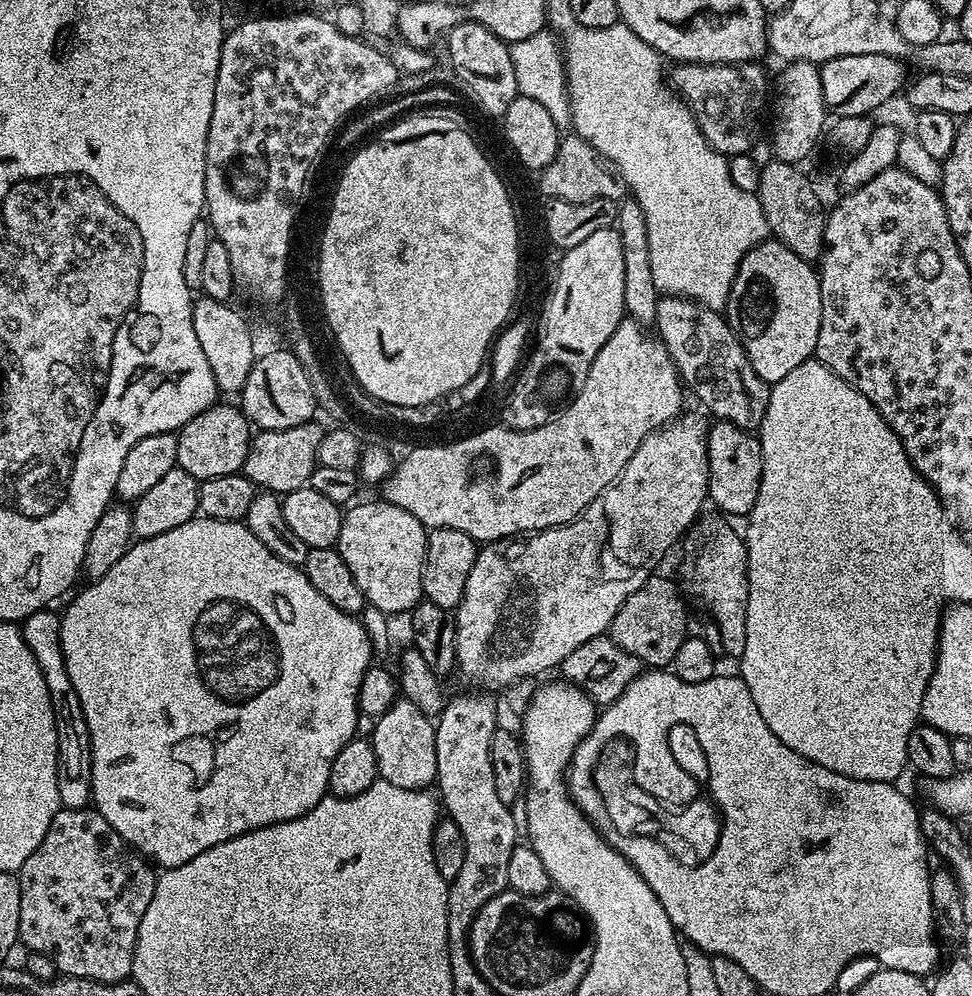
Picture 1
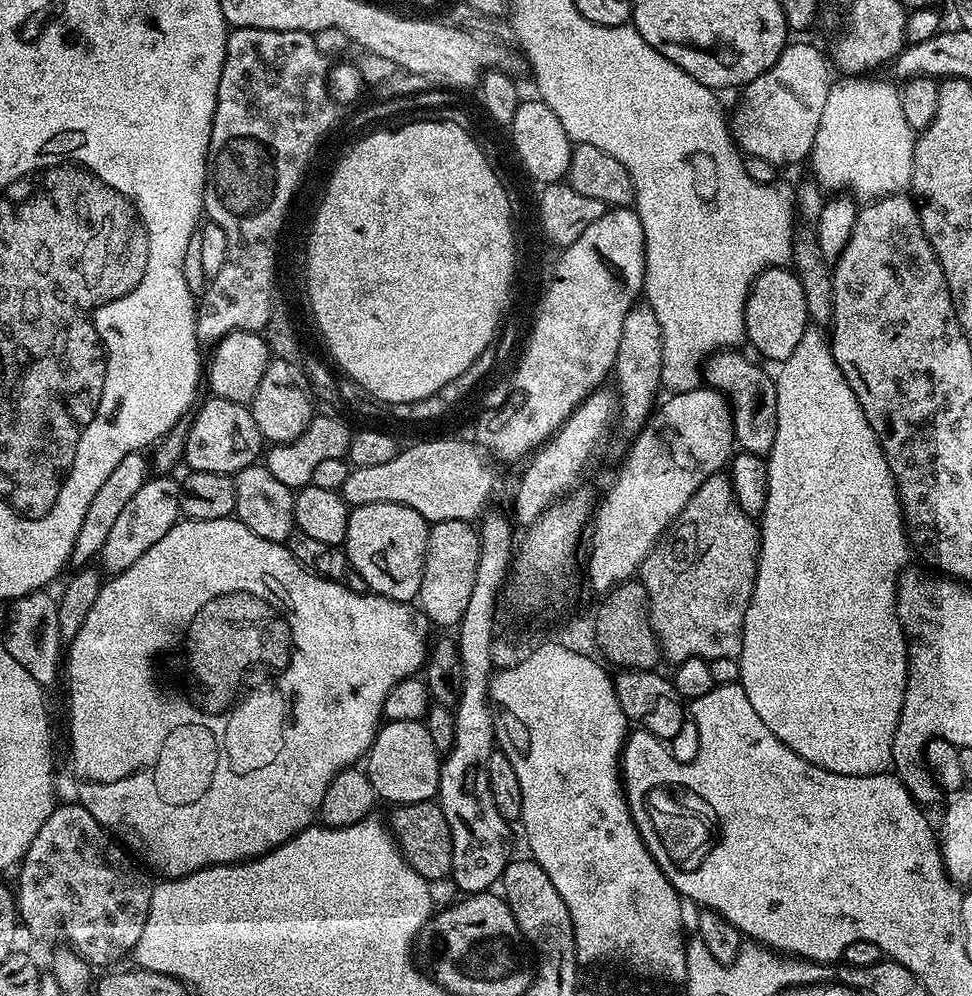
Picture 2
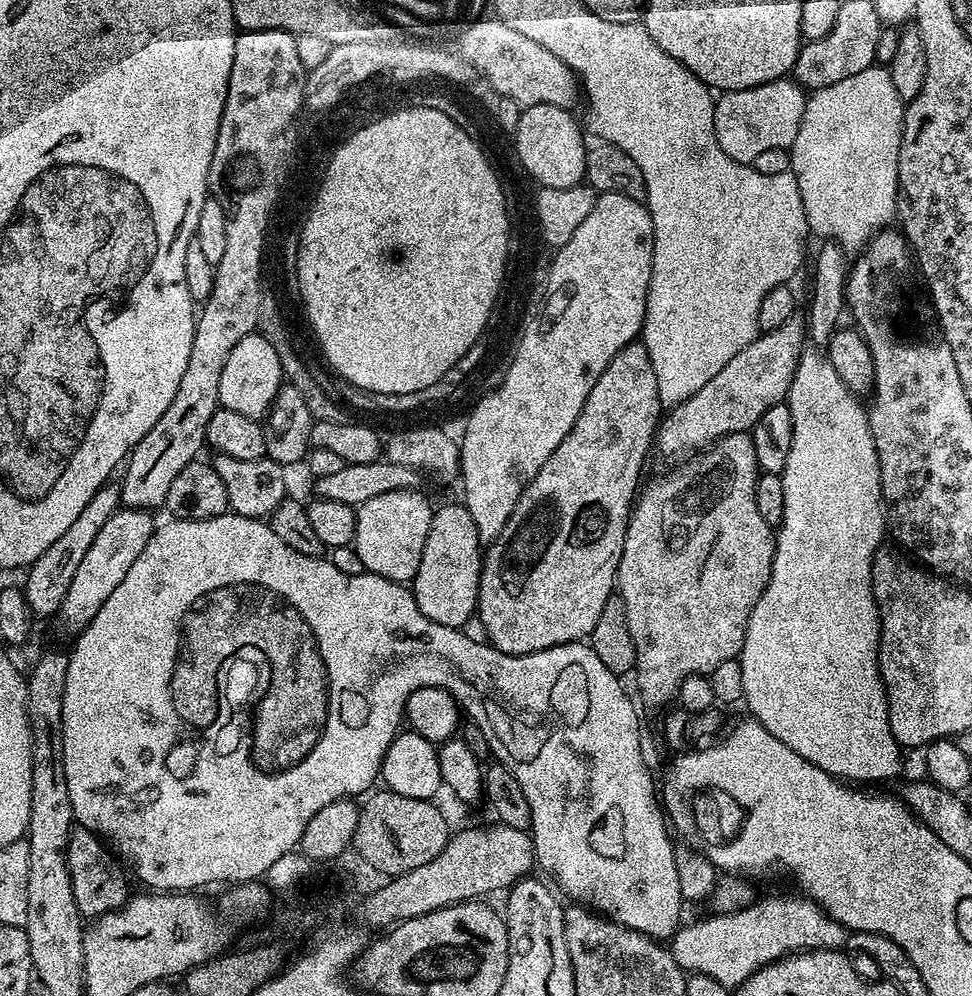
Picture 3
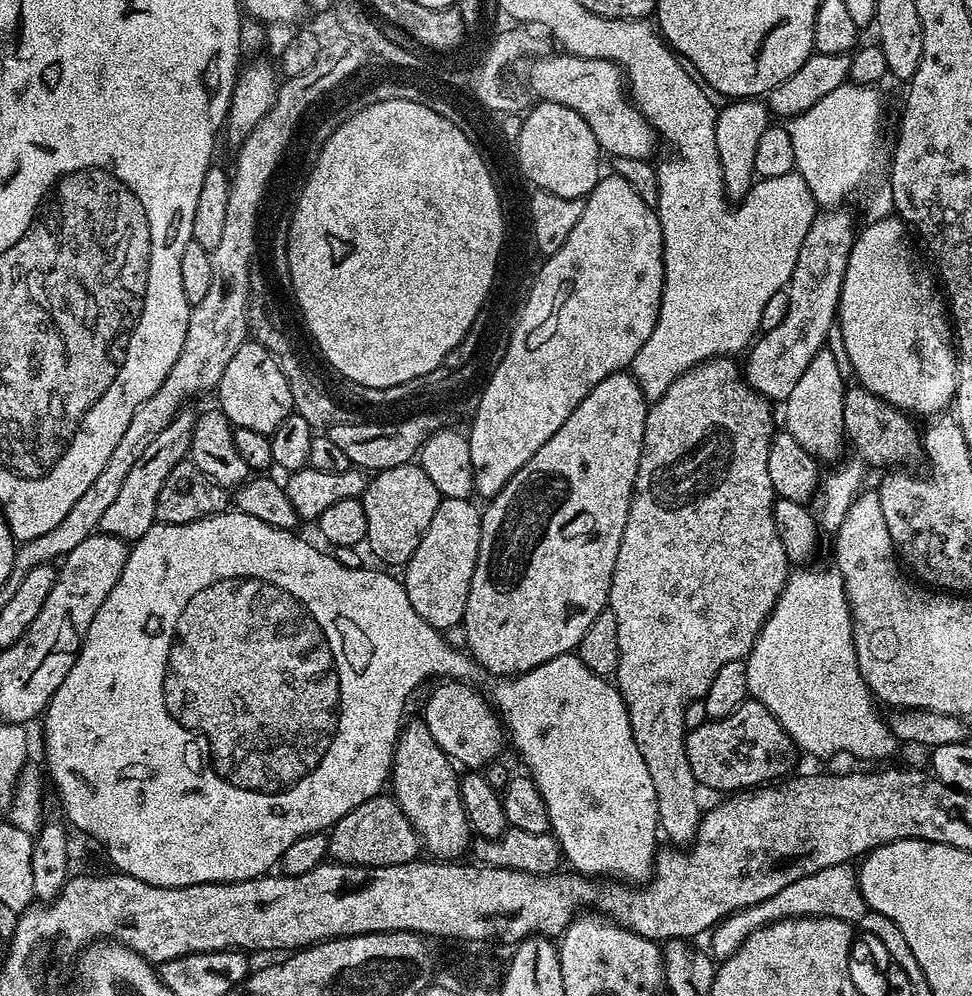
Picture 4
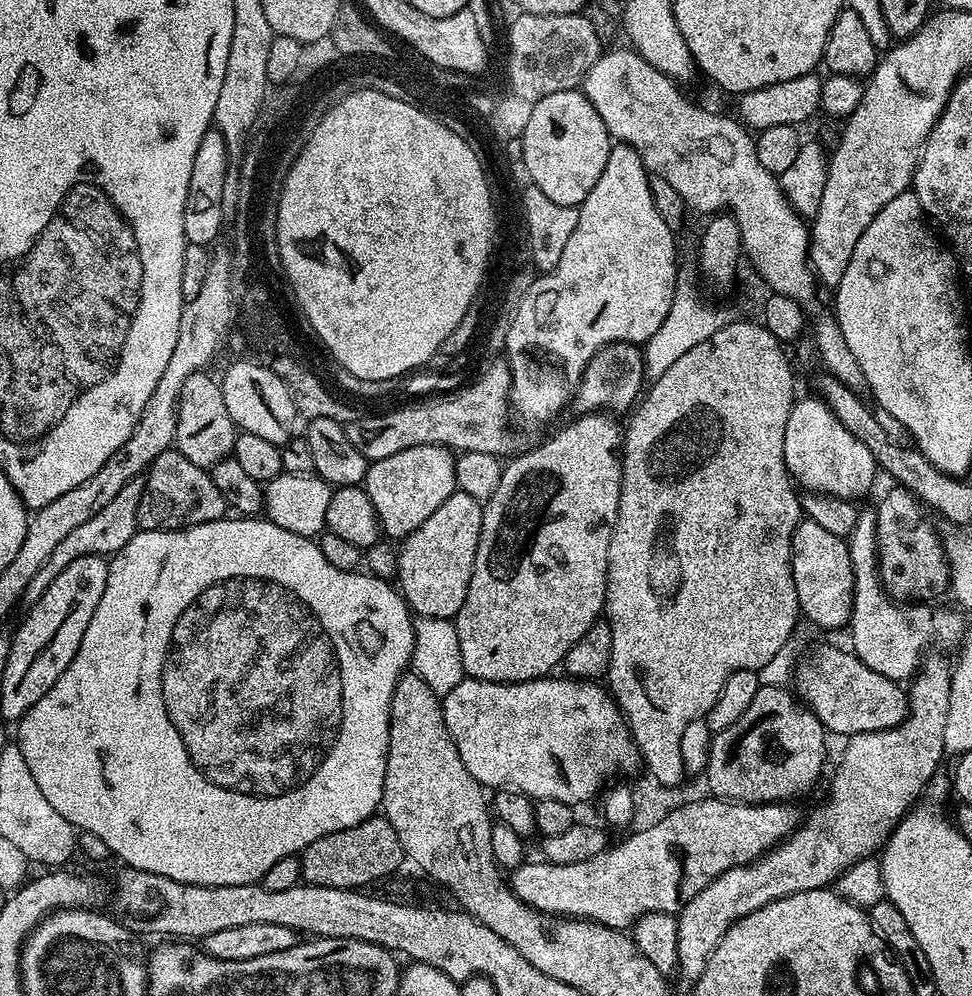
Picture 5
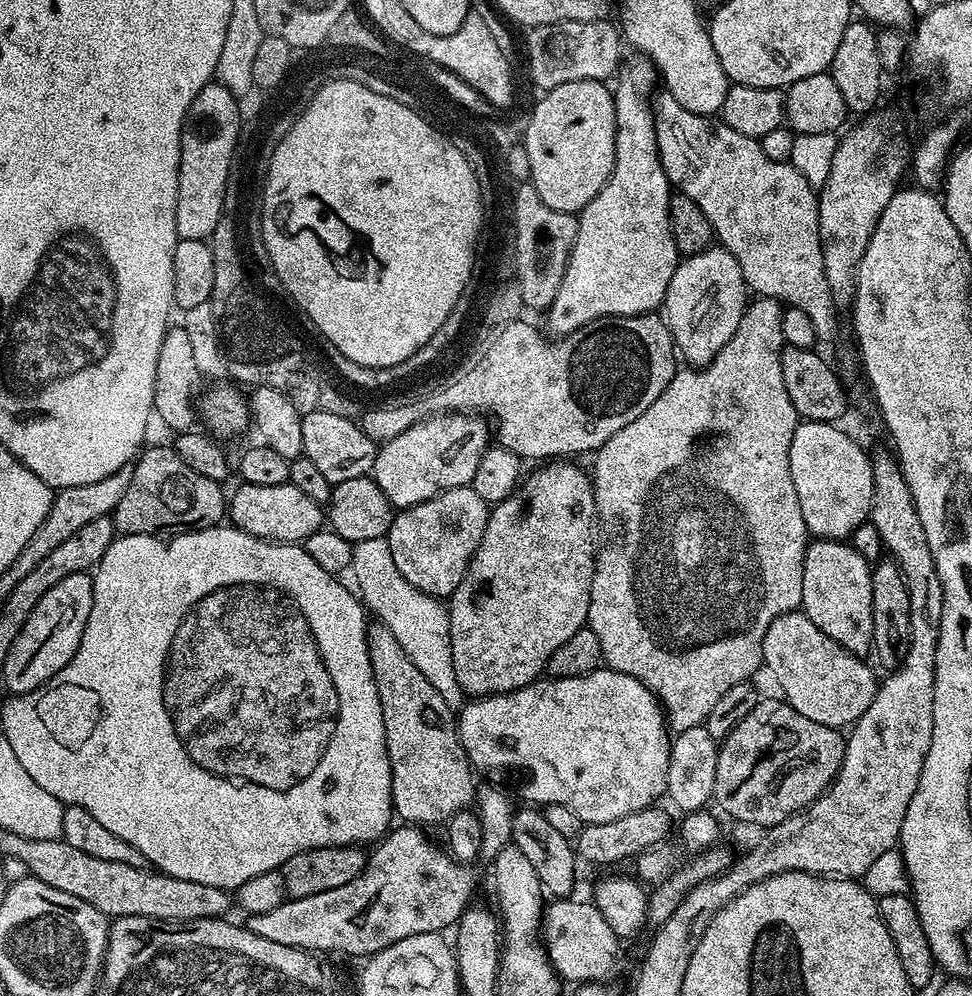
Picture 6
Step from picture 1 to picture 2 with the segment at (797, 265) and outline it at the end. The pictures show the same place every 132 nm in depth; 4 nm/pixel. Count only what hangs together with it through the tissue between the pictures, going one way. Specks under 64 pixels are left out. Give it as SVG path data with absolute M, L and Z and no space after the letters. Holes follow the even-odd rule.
M791 267L767 268L752 284L744 307L744 335L768 360L782 362L794 354L802 334L810 327L806 294L799 275Z

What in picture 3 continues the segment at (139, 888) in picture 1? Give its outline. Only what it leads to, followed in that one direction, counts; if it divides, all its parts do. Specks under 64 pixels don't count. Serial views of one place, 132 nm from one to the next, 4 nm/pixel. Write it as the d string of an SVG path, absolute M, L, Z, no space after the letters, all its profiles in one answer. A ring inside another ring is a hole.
M79 826L73 827L68 839L68 869L70 870L70 882L74 886L74 902L78 902L81 917L104 916L107 912L121 908L128 901L129 873L125 865L109 851L105 841L95 832Z

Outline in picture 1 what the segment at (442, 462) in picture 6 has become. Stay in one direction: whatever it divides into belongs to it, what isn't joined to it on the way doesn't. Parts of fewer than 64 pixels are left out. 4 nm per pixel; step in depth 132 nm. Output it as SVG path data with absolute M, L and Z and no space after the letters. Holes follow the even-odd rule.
M377 498L373 504L356 502L344 512L335 549L342 554L365 601L384 613L411 613L424 595L424 556L428 532L414 514Z

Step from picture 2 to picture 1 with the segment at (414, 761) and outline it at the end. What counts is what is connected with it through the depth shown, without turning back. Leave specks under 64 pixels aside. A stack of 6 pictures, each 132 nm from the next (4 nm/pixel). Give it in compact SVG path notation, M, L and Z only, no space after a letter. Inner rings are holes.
M403 698L397 699L388 708L386 714L377 717L375 728L370 733L370 739L374 746L375 761L378 764L377 775L392 786L402 789L418 789L423 791L435 783L437 774L437 744L435 723L431 717L425 716L410 701Z

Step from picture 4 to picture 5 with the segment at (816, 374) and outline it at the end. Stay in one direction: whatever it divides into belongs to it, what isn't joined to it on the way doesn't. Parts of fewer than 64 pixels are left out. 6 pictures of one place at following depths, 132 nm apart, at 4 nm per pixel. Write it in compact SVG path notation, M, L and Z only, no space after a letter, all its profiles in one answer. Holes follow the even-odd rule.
M819 397L797 399L786 420L783 457L788 473L807 491L814 494L856 500L874 482L878 467L868 448L848 432Z

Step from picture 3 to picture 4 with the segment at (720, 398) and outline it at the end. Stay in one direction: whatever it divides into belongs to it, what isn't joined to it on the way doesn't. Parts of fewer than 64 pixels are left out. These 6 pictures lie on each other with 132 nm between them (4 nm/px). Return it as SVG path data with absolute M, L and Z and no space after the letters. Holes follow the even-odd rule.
M842 210L817 211L810 230L806 230L806 238L802 241L802 250L798 250L798 262L794 262L794 274L788 279L788 305L786 318L774 326L774 330L763 333L747 349L748 361L743 361L742 375L748 382L748 387L755 390L759 396L764 396L769 402L783 402L798 383L798 378L806 371L806 366L820 350L829 343L828 335L833 335L834 325L840 311L840 295L842 282L846 278L846 262L850 258L850 250L856 241L857 225L852 225L852 216Z

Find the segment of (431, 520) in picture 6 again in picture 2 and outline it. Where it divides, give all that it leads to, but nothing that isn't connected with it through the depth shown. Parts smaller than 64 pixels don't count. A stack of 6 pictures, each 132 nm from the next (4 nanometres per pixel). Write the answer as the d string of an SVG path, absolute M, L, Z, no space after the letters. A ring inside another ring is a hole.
M447 520L429 527L418 608L435 627L452 630L459 625L466 602L470 602L470 590L474 590L479 561L480 533L469 521Z

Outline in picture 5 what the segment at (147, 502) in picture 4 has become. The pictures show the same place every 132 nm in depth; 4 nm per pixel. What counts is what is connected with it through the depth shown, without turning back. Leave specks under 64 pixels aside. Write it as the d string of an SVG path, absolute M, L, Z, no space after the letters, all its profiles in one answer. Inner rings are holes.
M137 478L126 482L126 486L122 486L122 494L116 495L103 510L98 510L98 514L94 514L94 518L82 522L82 526L75 528L54 550L54 554L50 554L50 558L46 560L42 570L38 570L38 574L34 574L34 578L30 578L30 586L26 586L24 591L24 600L29 605L36 604L38 598L42 598L42 594L46 594L50 582L54 582L54 578L58 578L58 574L62 574L62 570L66 570L66 566L70 566L70 562L74 562L74 558L86 558L87 556L111 558L120 552L122 546L126 546L126 542L130 542L130 538L134 538L140 528L138 510L143 493L143 479Z

